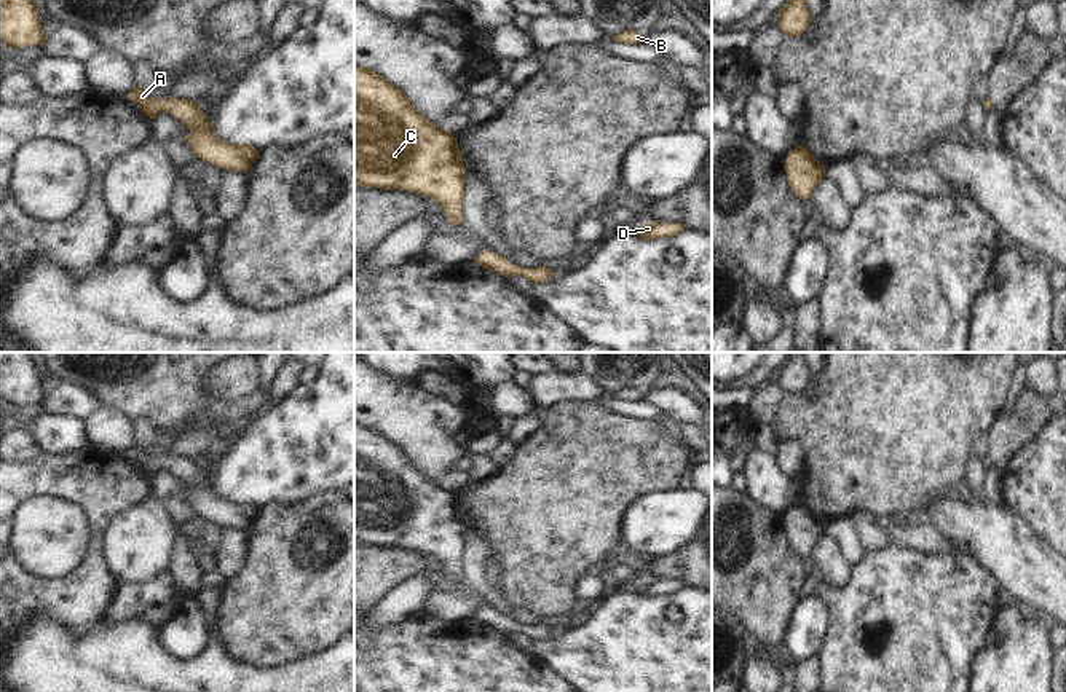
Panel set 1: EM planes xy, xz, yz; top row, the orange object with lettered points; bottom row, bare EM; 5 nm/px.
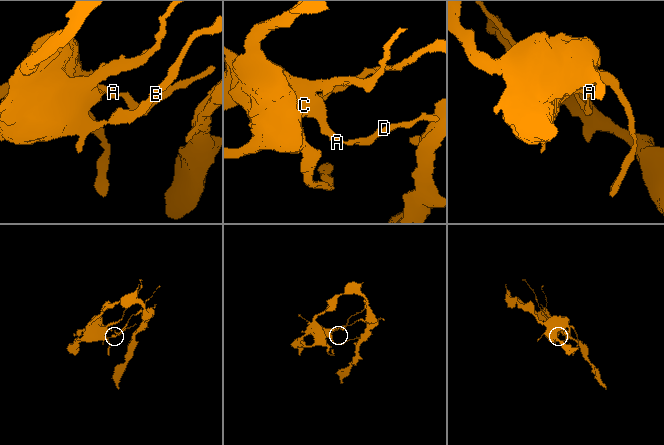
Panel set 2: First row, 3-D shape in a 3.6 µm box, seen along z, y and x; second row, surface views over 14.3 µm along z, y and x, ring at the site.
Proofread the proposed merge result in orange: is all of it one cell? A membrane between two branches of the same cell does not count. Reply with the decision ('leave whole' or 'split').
leave whole

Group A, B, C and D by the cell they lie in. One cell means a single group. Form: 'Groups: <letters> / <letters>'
Groups: A B C D

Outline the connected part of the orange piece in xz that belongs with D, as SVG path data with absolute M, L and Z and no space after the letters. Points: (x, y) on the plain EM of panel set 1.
M648 579L642 582L638 587L635 587L635 592L638 592L645 598L653 598L653 596L669 596L678 593L683 588L685 585L678 580Z

